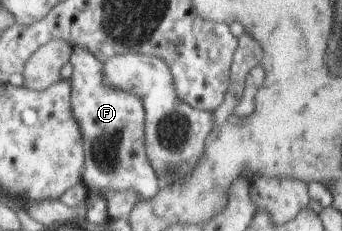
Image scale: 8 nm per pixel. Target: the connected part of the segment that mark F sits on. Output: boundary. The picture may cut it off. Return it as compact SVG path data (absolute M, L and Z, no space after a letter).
M75 47L71 65L73 117L80 127L81 139L84 139L85 185L111 193L131 189L139 200L153 199L159 193L162 183L148 159L144 103L141 103L141 99L134 92L105 85L104 61L87 49Z

